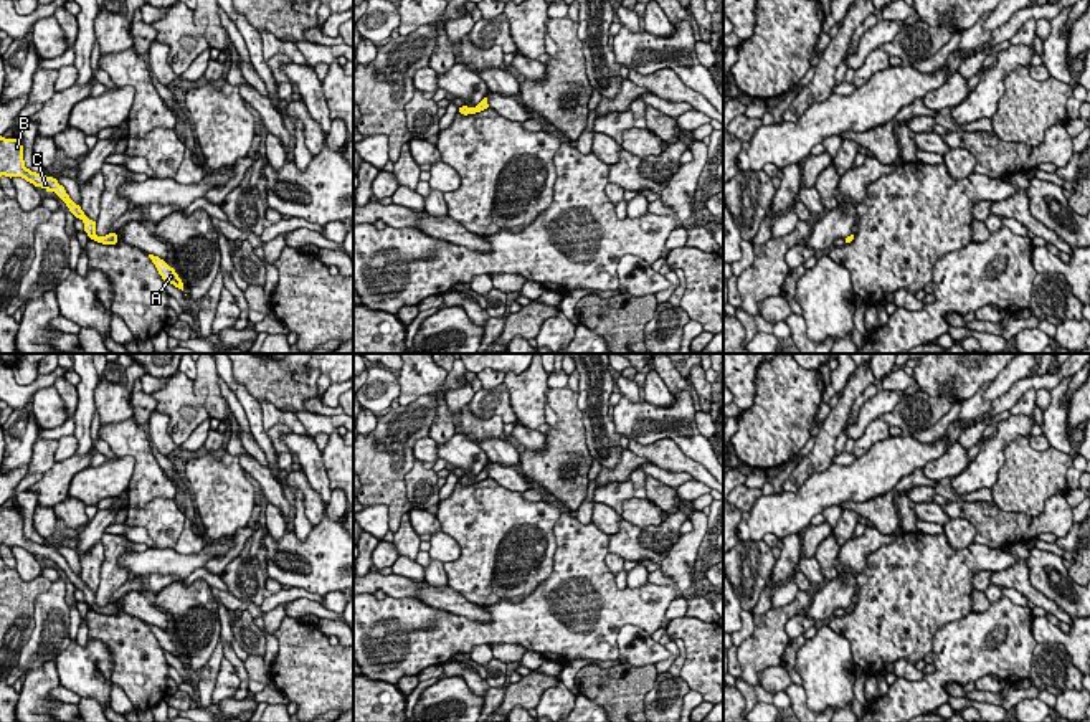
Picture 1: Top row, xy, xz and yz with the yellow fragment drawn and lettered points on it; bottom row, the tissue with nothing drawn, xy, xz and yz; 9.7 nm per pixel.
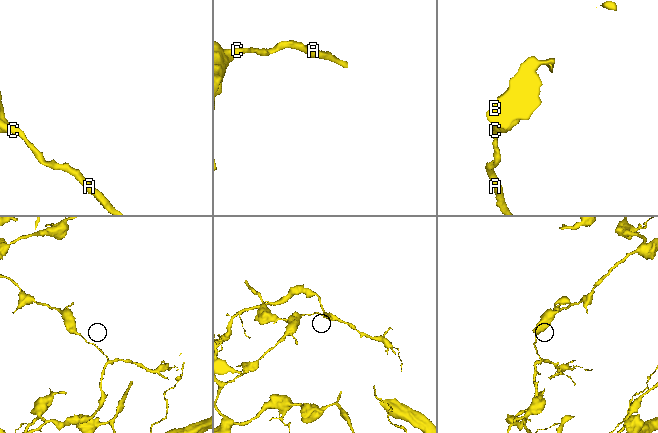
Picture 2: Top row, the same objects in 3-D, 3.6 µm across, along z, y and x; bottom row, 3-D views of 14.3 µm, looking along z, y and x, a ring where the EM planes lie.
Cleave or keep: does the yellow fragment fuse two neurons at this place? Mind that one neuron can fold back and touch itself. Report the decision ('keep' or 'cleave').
cleave

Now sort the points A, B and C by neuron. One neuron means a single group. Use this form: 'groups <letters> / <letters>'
groups A / B C

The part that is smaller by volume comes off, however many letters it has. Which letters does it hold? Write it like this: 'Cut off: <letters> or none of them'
Cut off: A

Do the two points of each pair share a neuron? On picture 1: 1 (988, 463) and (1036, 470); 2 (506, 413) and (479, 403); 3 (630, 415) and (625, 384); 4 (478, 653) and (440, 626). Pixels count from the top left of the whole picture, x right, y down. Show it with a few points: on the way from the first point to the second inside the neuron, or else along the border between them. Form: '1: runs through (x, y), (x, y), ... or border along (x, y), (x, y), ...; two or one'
1: border along (1028, 435), (1004, 446), (991, 489); two
2: runs through (499, 407), (486, 403); one
3: border along (623, 395), (635, 402), (639, 400); two
4: border along (489, 643), (474, 646), (468, 656); two

